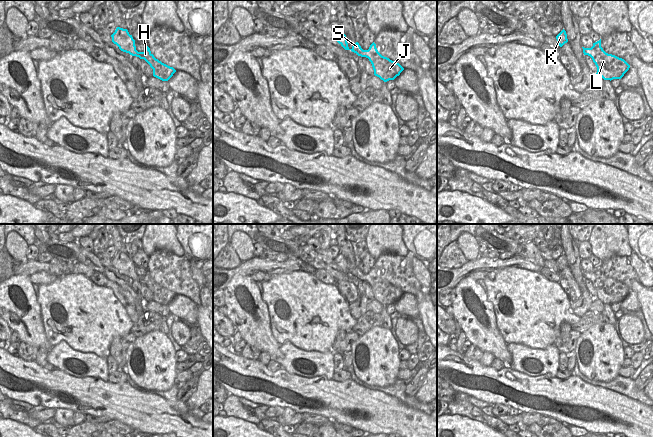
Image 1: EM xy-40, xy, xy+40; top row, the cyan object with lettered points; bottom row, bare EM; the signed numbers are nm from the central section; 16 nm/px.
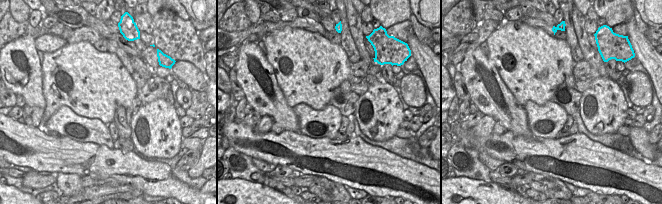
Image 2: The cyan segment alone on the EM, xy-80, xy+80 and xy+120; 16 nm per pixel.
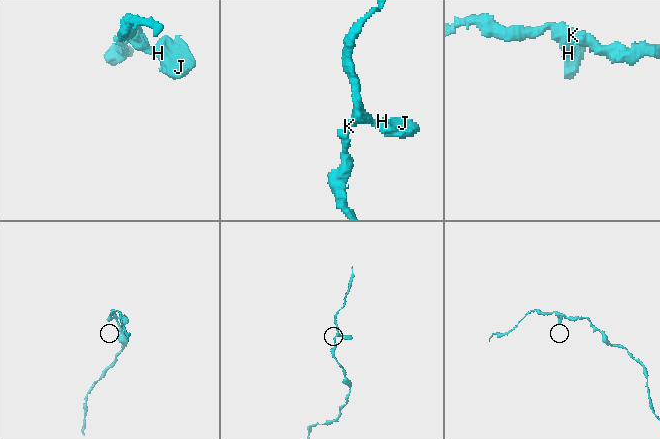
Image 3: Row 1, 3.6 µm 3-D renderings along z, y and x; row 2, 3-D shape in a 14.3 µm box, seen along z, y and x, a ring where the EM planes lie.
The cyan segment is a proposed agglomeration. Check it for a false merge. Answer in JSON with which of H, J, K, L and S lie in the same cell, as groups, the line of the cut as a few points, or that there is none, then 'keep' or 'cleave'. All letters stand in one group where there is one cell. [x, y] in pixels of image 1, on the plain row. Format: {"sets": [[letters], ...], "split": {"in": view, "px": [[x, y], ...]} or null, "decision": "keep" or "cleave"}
{"sets": [["H", "J", "K", "L", "S"]], "split": null, "decision": "keep"}

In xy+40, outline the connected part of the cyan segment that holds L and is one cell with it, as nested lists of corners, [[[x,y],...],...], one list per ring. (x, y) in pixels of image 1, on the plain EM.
[[[601,263],[591,272],[583,272],[584,279],[592,282],[597,291],[597,299],[604,304],[621,303],[629,294],[630,289],[622,282],[606,277],[601,271]]]

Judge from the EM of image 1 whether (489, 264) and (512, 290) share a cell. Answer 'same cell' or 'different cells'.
different cells

